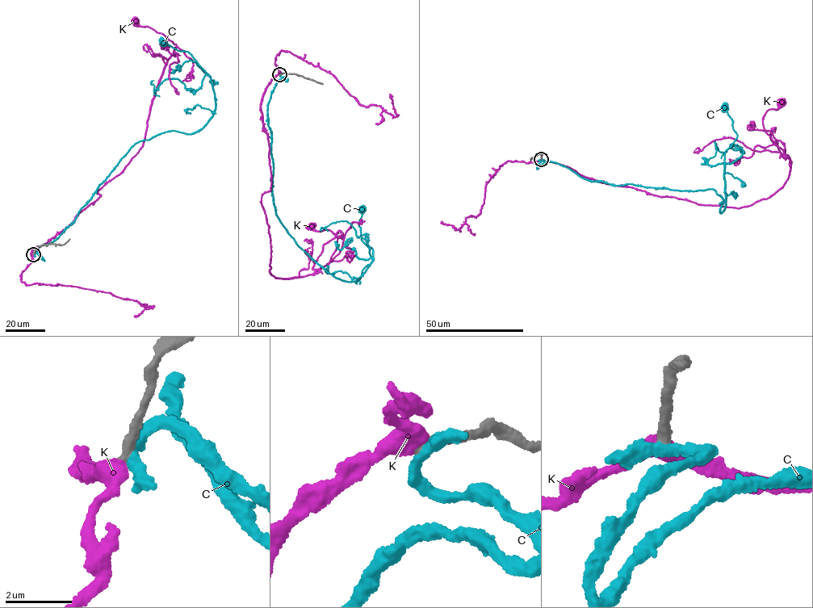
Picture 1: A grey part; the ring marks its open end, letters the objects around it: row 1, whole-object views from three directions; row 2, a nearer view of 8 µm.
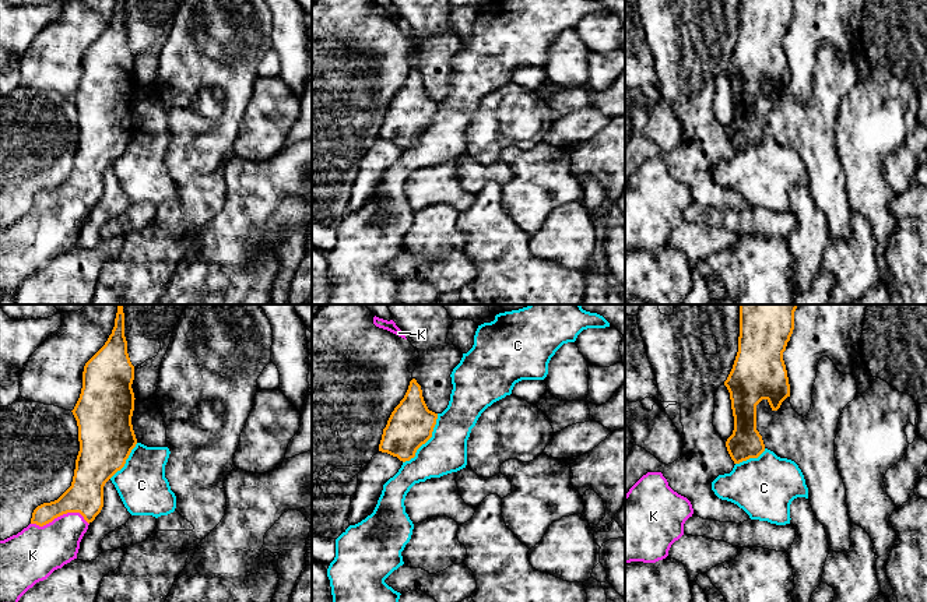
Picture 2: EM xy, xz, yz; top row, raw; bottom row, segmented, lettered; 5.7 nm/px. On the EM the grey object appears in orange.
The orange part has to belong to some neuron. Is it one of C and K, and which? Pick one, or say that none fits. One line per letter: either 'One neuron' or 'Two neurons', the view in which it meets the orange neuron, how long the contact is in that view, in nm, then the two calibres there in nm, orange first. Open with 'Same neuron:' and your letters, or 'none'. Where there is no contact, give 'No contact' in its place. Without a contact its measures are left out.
Same neuron: K
C: Two neurons. Touches orange in xz. Shared border 360 nm. Thickness 260 nm (orange) against 240 nm
K: One neuron. Touches orange in xy. Shared border 340 nm. Thickness 200 nm (orange) against 300 nm

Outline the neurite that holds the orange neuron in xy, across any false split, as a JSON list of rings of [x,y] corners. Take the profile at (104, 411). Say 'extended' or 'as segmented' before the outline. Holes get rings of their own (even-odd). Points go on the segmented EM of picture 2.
extended | [[[117,304],[112,334],[105,345],[85,363],[81,394],[71,411],[77,420],[80,441],[71,486],[57,500],[38,506],[27,528],[17,535],[0,541],[0,602],[18,602],[36,582],[46,580],[55,570],[77,559],[80,542],[88,525],[103,507],[105,483],[124,467],[126,460],[137,444],[131,425],[136,399],[131,388],[133,380],[134,366],[127,353],[123,304]]]

